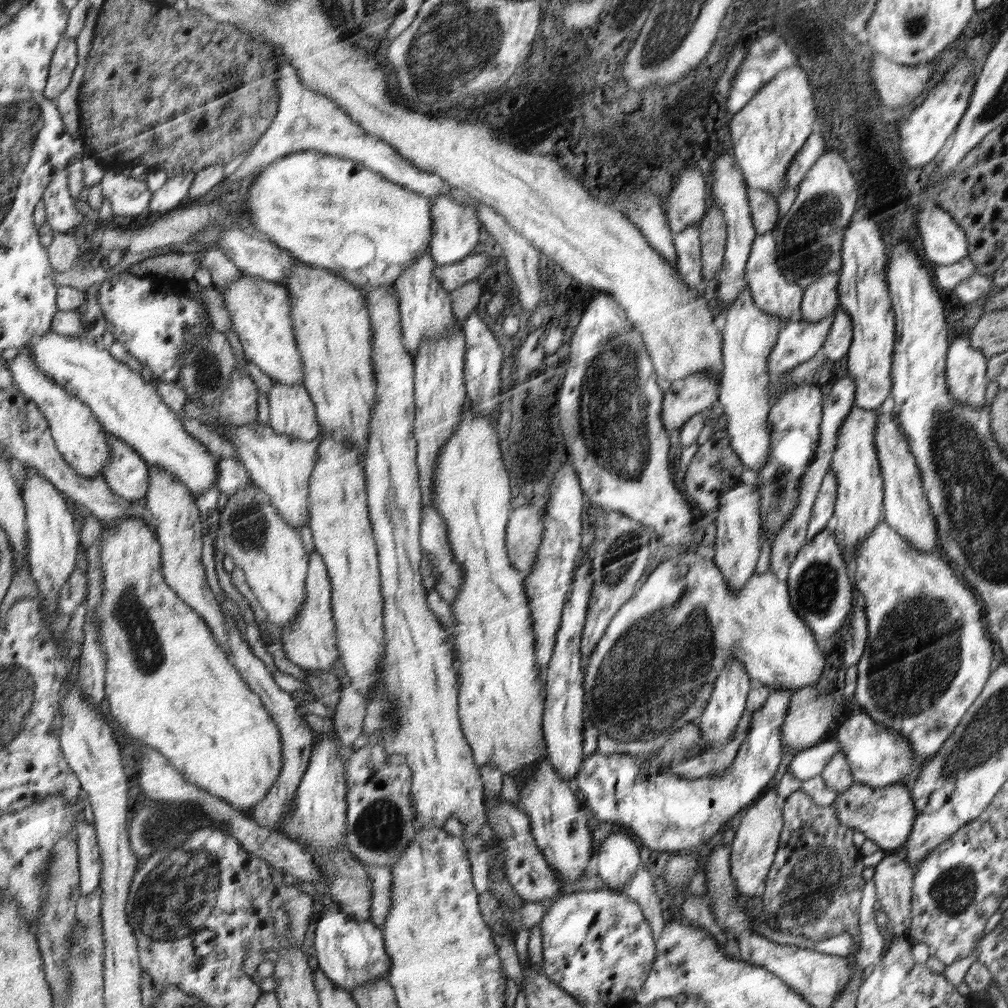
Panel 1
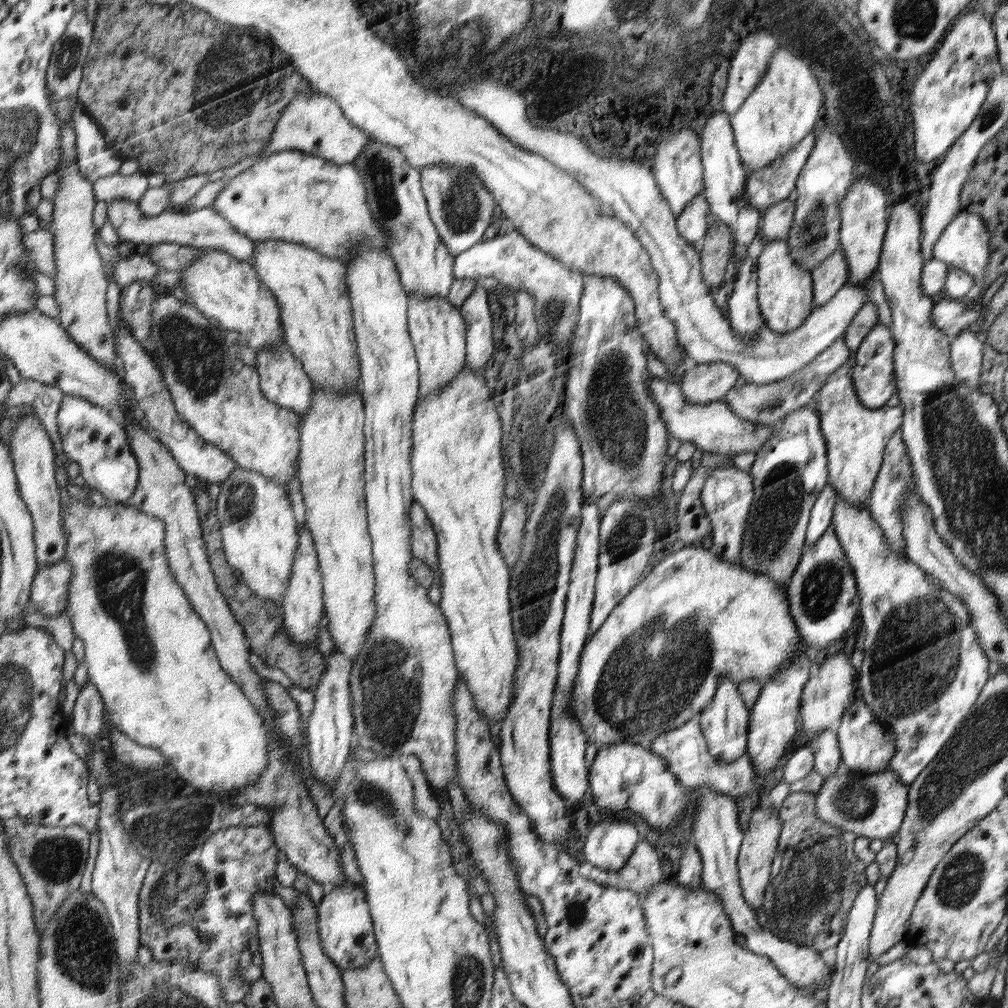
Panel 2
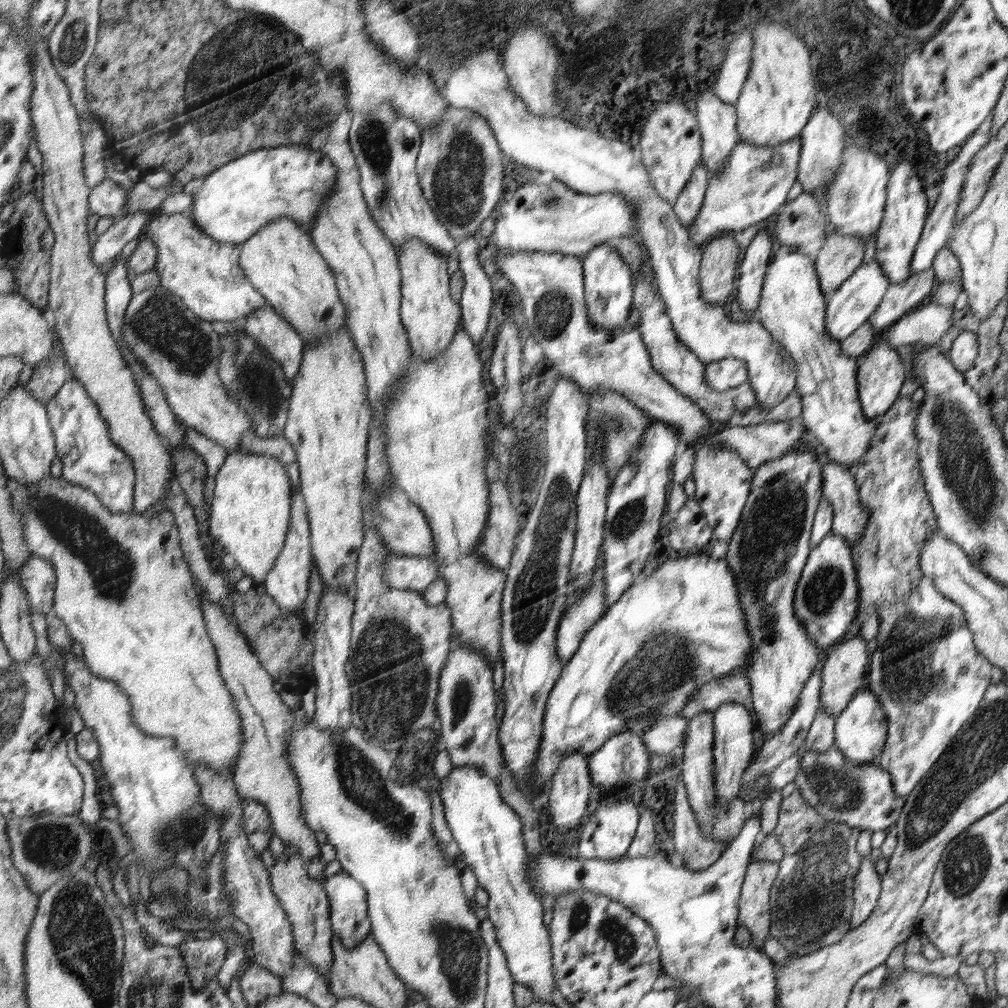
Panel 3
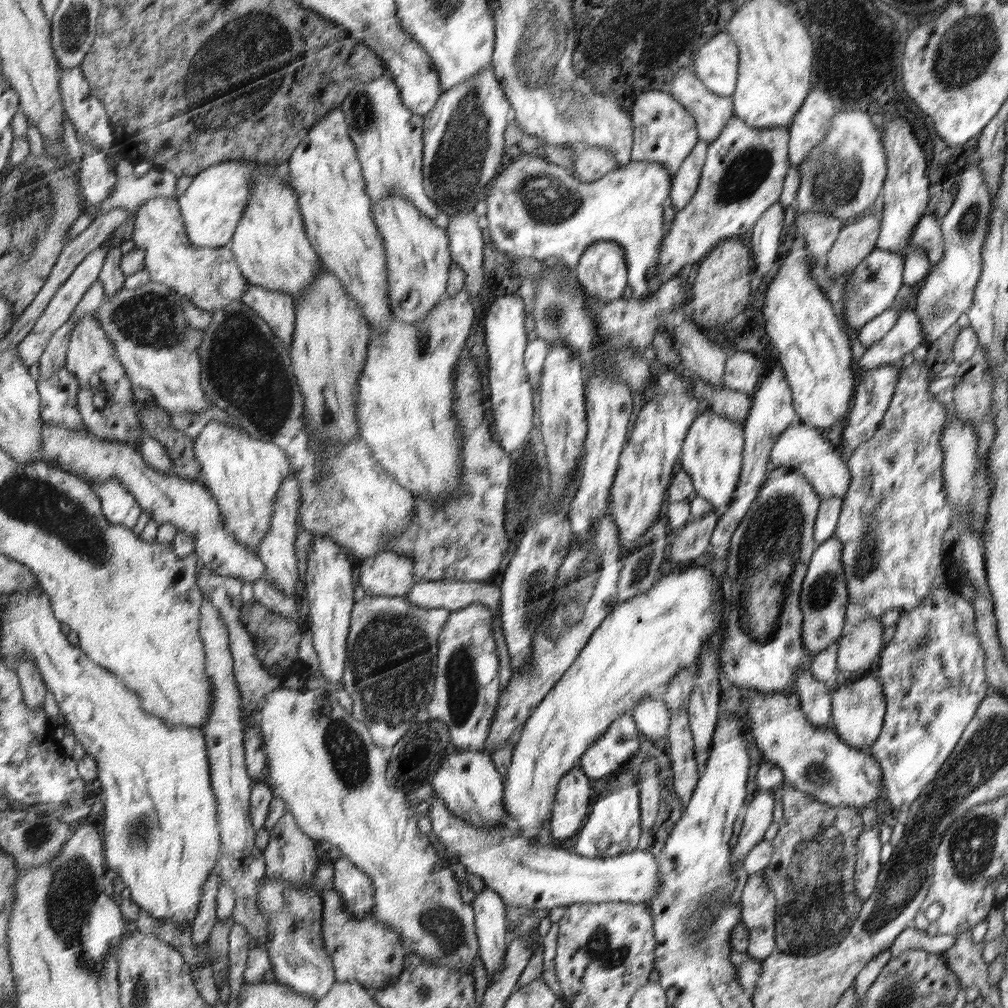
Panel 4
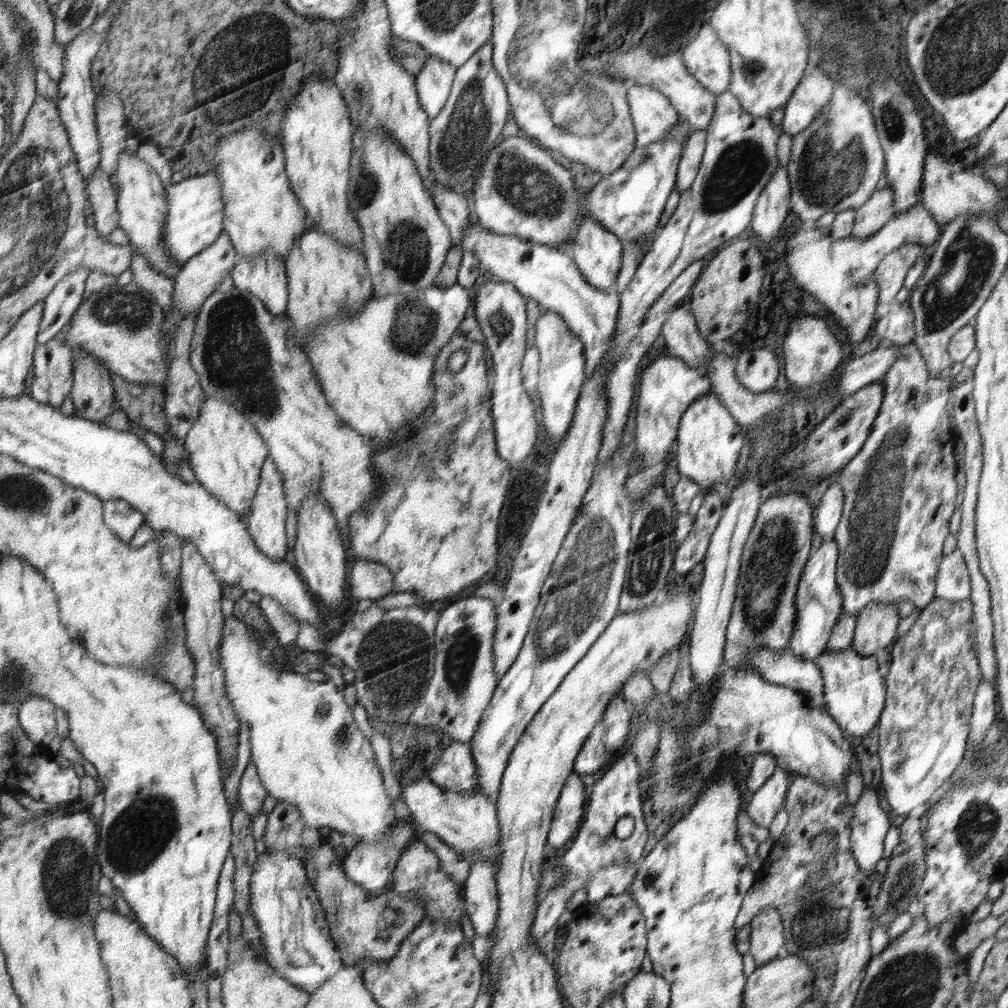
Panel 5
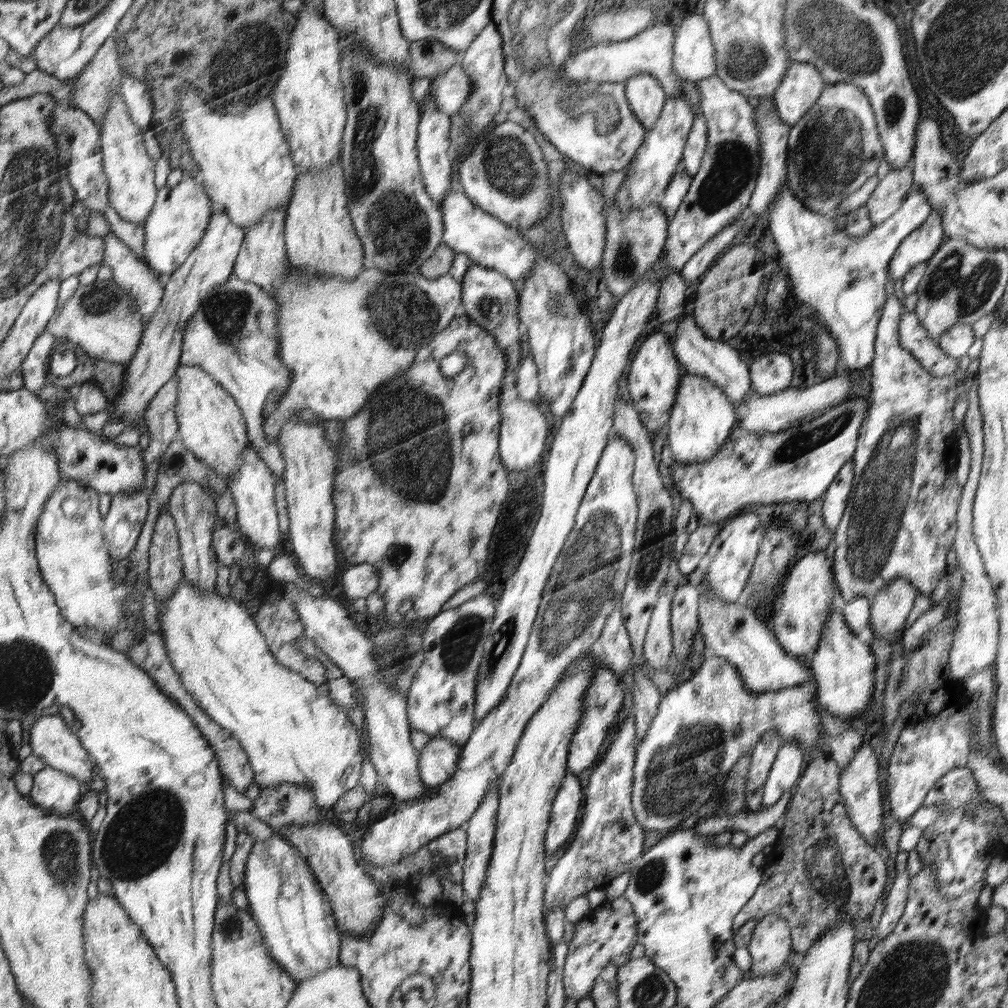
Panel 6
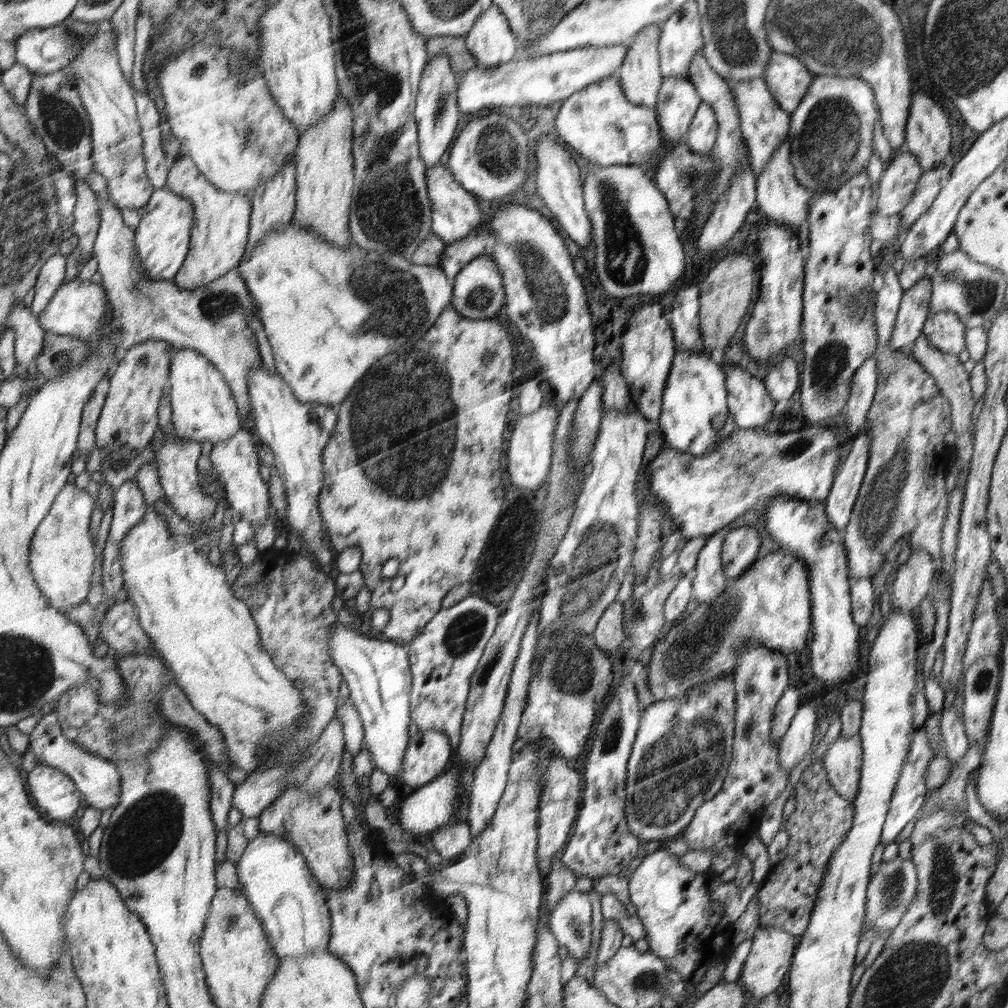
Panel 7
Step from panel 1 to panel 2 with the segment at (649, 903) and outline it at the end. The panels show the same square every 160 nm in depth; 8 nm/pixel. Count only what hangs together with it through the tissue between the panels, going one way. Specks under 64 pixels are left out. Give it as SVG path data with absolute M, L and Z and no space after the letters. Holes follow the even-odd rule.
M644 840L638 843L633 856L620 870L604 870L587 864L583 865L582 872L587 879L602 885L633 890L640 897L644 897L664 877L656 850Z

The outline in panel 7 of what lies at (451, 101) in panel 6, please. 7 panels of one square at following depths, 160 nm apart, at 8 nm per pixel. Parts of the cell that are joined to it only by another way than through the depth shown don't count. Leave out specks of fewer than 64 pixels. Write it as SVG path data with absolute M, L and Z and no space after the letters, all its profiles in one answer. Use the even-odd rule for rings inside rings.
M628 43L578 47L570 50L539 55L536 58L515 57L514 60L498 67L481 69L476 66L462 74L457 88L457 105L462 114L477 115L488 106L508 106L508 110L518 110L516 106L536 102L536 104L559 104L578 90L618 74L629 52Z

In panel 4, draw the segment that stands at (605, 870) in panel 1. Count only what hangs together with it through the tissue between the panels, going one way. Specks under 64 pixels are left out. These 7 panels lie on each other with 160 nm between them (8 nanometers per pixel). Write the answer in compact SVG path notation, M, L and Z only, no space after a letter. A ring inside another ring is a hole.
M633 771L622 772L614 780L609 780L606 789L600 791L598 800L594 802L593 810L586 820L586 825L582 826L578 838L574 840L572 848L579 855L586 858L613 857L632 852L638 846L641 828L641 804L638 804L638 788L636 788L636 776ZM604 834L609 834L612 844L606 849L599 849L598 839Z

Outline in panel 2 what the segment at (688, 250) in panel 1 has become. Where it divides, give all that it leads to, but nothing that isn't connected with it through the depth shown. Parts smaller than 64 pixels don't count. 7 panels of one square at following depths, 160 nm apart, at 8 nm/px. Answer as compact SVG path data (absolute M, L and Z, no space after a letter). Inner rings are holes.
M703 190L695 195L680 216L677 216L677 230L688 244L695 244L701 240L708 230L706 217L710 213L710 207L703 195Z

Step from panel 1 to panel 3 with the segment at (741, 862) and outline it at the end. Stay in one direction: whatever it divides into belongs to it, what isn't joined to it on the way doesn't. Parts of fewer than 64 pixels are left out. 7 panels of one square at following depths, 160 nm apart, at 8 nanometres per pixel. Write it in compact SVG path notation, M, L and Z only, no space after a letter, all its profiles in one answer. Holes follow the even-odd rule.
M750 857L741 886L738 918L756 938L756 952L763 950L763 942L770 932L770 889L779 864Z

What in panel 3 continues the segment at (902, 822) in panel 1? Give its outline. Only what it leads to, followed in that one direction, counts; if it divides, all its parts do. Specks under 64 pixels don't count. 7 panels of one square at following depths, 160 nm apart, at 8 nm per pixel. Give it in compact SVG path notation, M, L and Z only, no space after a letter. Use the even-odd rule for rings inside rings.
M829 746L826 752L798 750L800 769L793 782L802 797L816 813L824 818L846 824L860 831L885 831L896 825L906 797L896 796L890 774L875 762L856 763L844 758L837 746Z

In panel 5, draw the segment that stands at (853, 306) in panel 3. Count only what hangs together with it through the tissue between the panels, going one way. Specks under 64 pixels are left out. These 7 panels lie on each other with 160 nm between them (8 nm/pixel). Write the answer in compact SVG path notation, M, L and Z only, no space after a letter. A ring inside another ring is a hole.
M906 244L886 254L876 267L876 285L878 285L878 305L893 304L902 289L907 272L912 268L916 258L926 254L921 244Z

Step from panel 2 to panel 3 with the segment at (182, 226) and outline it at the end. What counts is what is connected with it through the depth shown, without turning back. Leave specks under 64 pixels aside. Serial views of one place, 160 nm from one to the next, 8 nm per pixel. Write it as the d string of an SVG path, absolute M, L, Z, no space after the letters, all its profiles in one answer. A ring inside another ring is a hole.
M104 179L91 192L91 209L99 216L119 218L127 204L127 191L111 179Z

